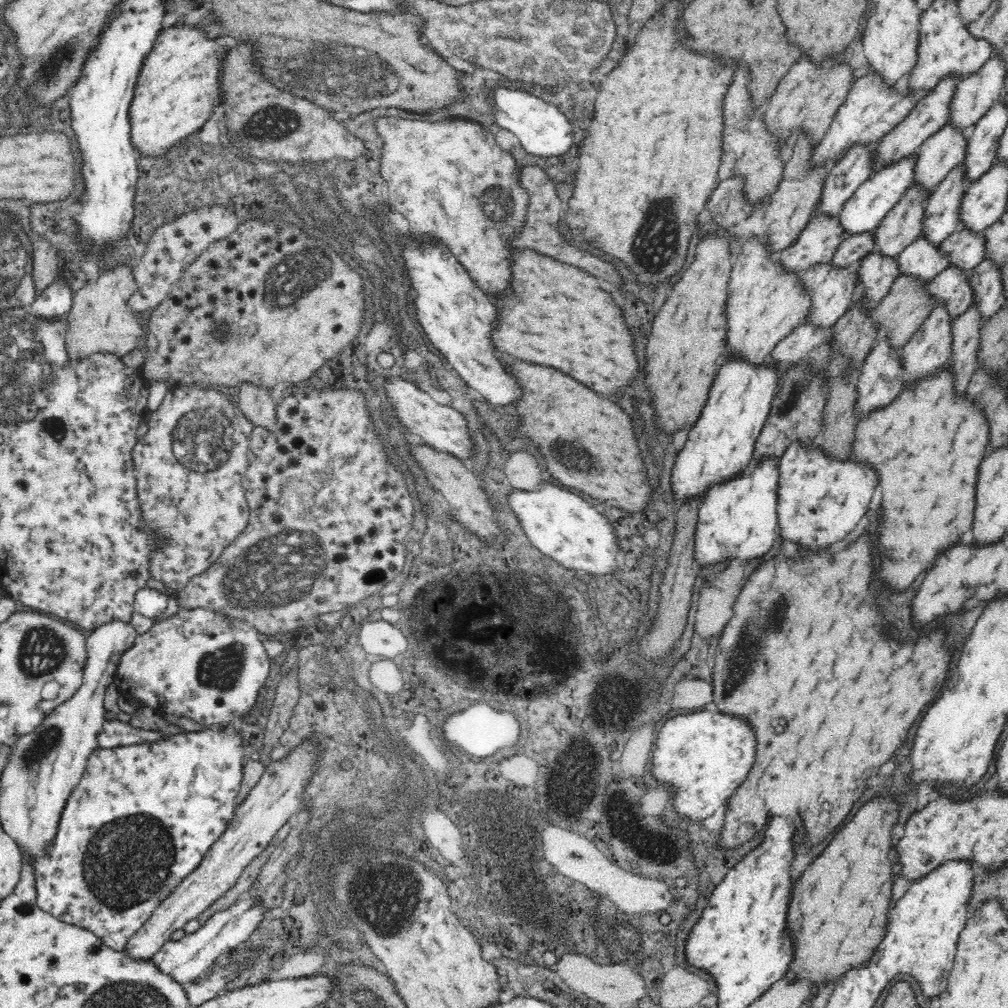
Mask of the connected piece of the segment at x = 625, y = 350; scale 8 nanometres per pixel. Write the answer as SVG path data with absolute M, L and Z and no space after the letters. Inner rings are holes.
M514 250L514 278L512 294L498 302L502 306L500 326L494 334L496 348L500 354L512 354L524 362L552 366L572 378L584 382L588 388L604 394L620 394L622 388L630 386L634 376L640 372L640 364L634 350L634 334L626 326L620 308L612 296L598 286L598 278L588 272L562 264L556 258L538 254L534 250Z

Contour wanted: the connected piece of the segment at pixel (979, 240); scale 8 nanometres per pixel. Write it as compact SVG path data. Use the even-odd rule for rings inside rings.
M962 226L962 230L952 232L942 248L948 252L952 266L960 270L974 270L986 258L986 232L976 232L970 226Z

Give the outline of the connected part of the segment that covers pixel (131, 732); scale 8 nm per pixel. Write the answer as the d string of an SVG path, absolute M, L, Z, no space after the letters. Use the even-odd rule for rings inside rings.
M116 718L116 720L104 720L102 722L102 728L96 736L96 742L98 742L98 748L110 750L116 746L134 746L138 742L156 740L156 738L162 738L162 736L158 736L158 732L140 730L140 728L132 726L130 722L120 722Z

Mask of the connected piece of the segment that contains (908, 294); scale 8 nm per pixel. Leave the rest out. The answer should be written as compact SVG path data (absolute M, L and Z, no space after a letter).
M900 274L894 278L888 294L880 300L880 304L872 310L872 318L880 324L880 338L888 336L890 344L900 348L910 340L910 336L916 332L916 328L928 318L928 314L936 308L936 296L928 292L928 284L932 280L916 278L914 274Z

